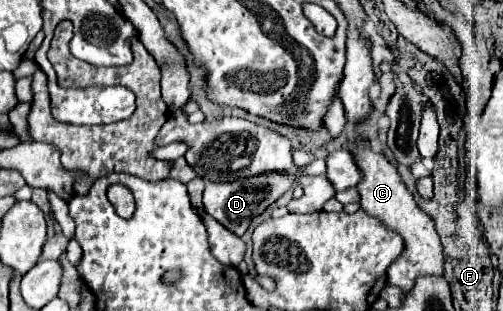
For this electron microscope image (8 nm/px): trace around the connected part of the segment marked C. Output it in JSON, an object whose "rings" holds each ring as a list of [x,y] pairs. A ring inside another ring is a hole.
{"rings":[[[357,142],[355,146],[357,146],[355,162],[359,164],[359,168],[363,172],[361,186],[357,186],[357,190],[361,194],[361,208],[365,208],[369,214],[375,214],[377,218],[381,218],[381,222],[385,222],[385,226],[389,226],[391,230],[397,230],[405,240],[405,252],[401,254],[401,258],[397,258],[389,266],[389,282],[399,286],[407,294],[415,286],[415,278],[443,276],[445,256],[443,256],[441,238],[435,230],[433,218],[417,206],[415,198],[411,196],[411,192],[403,184],[401,176],[397,174],[397,168],[385,156],[373,152],[369,148],[369,142]]]}

